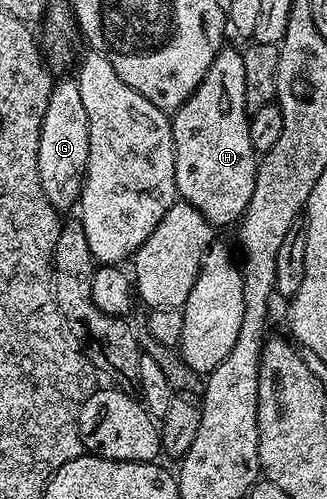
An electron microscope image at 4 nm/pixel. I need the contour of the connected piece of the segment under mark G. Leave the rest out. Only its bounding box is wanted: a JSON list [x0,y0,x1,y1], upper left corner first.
[39,79,90,212]

